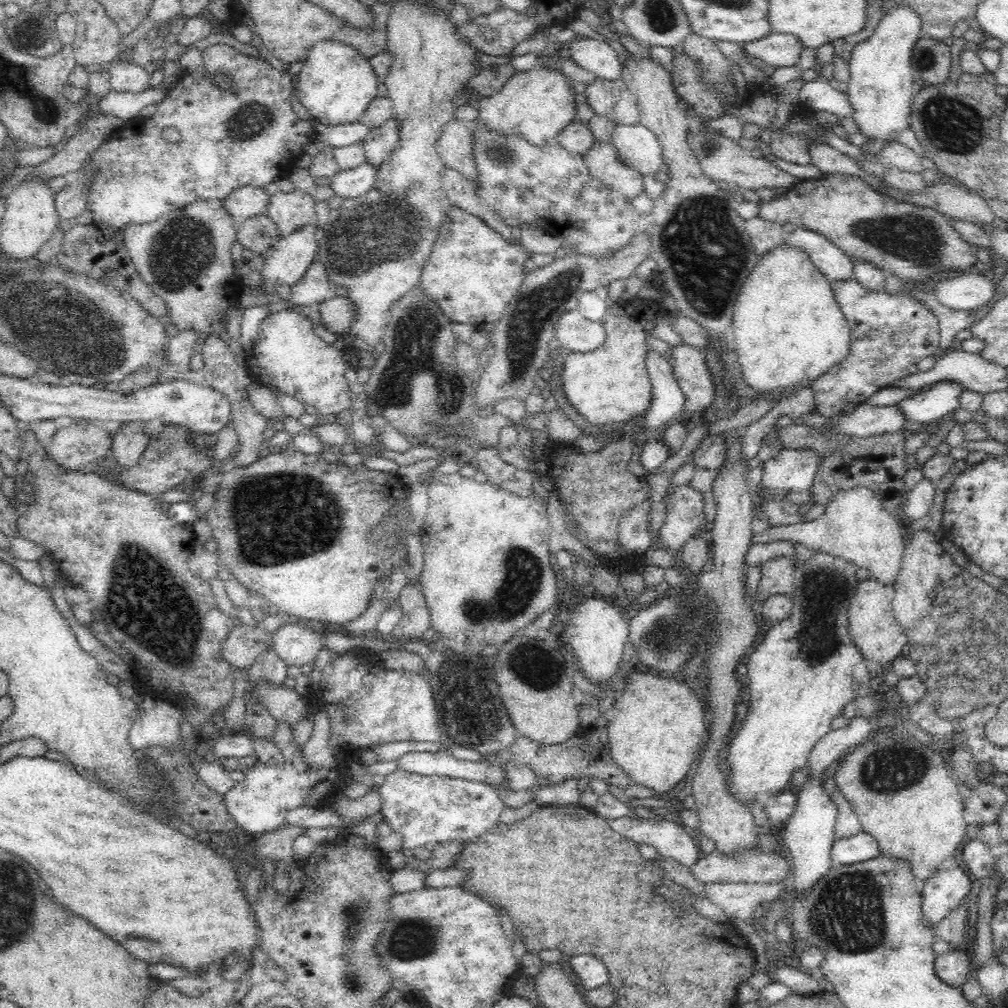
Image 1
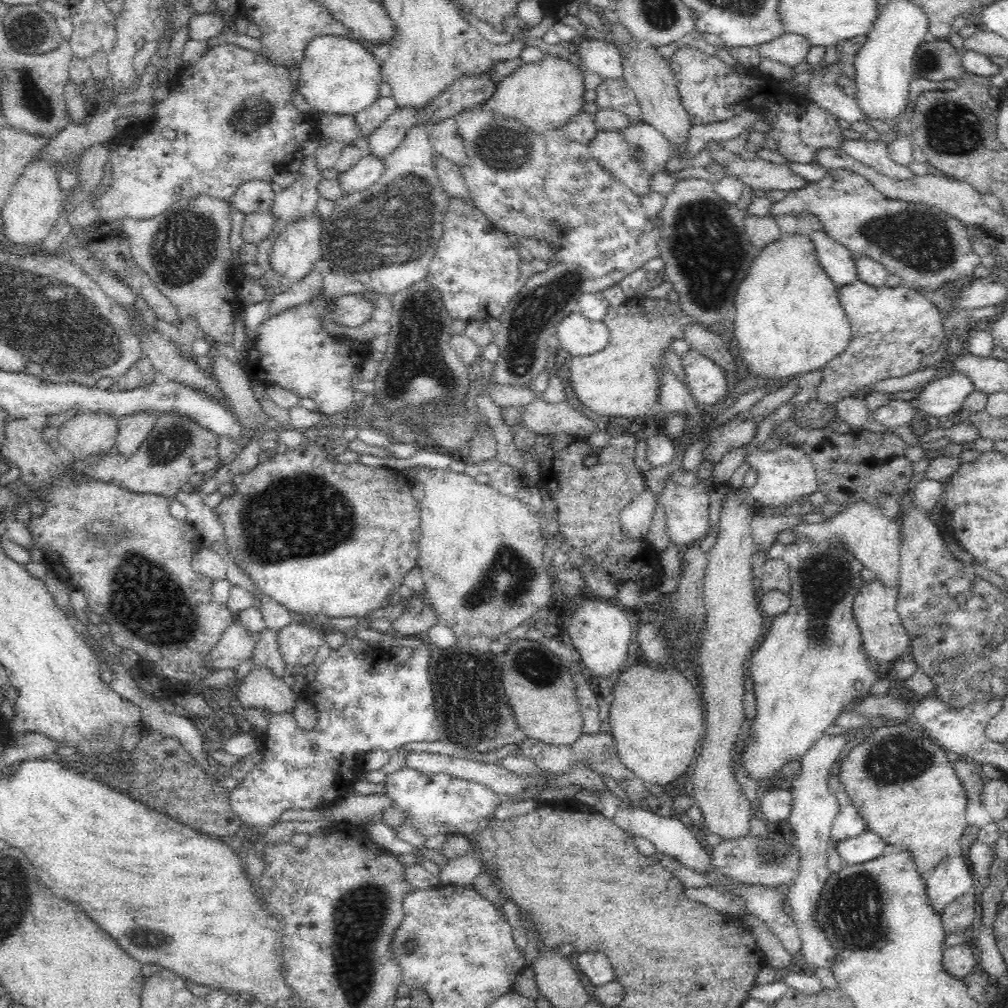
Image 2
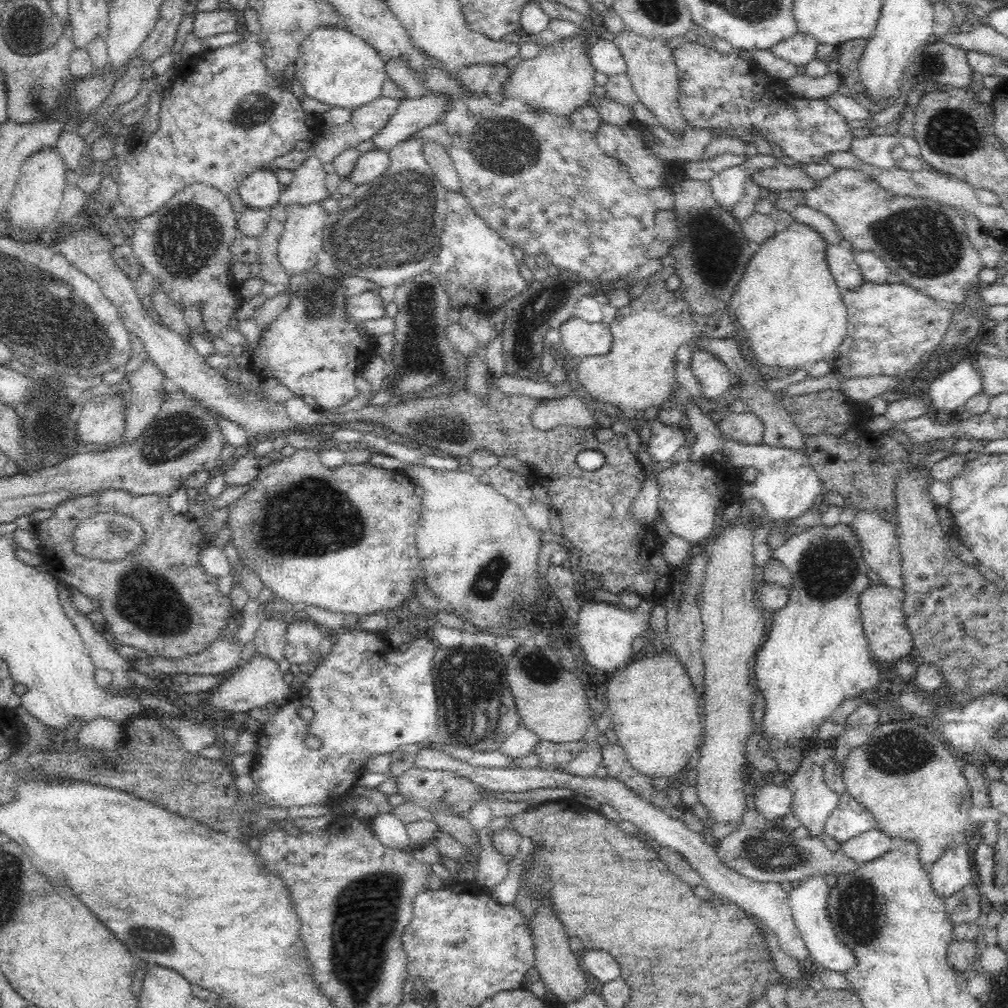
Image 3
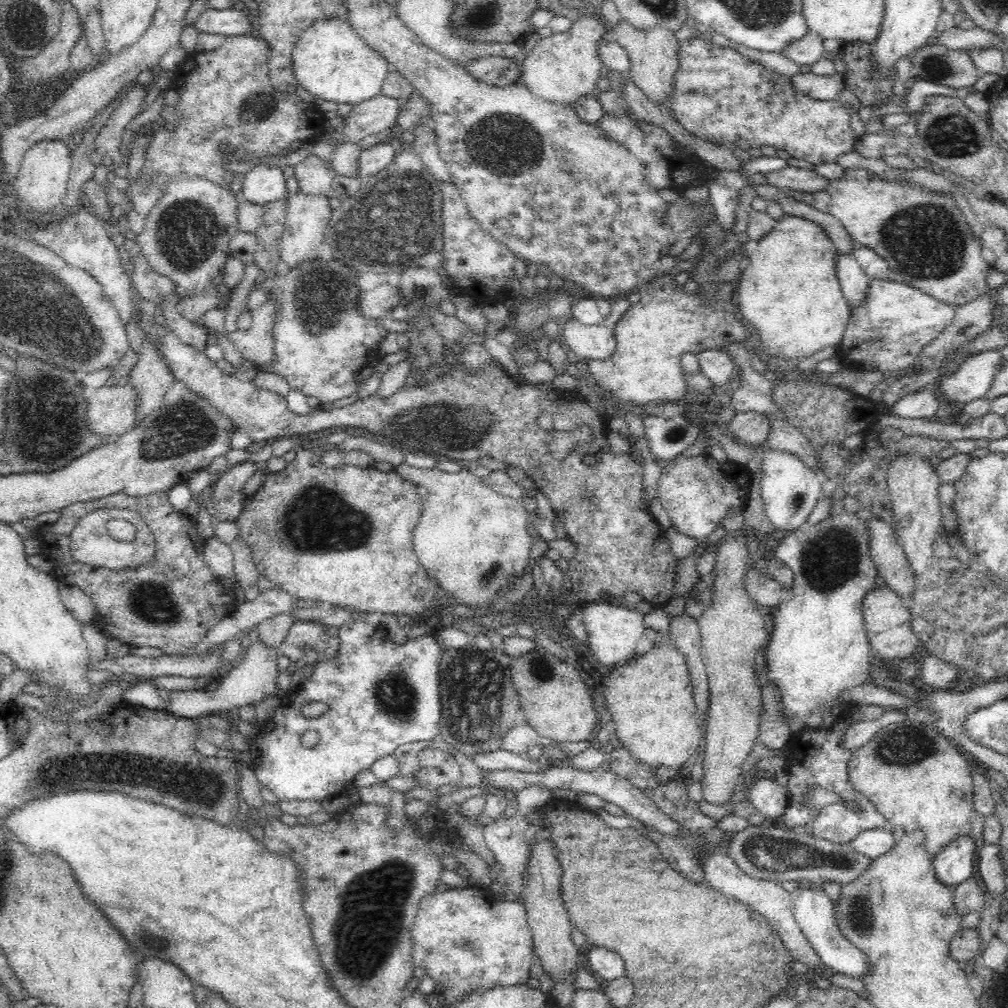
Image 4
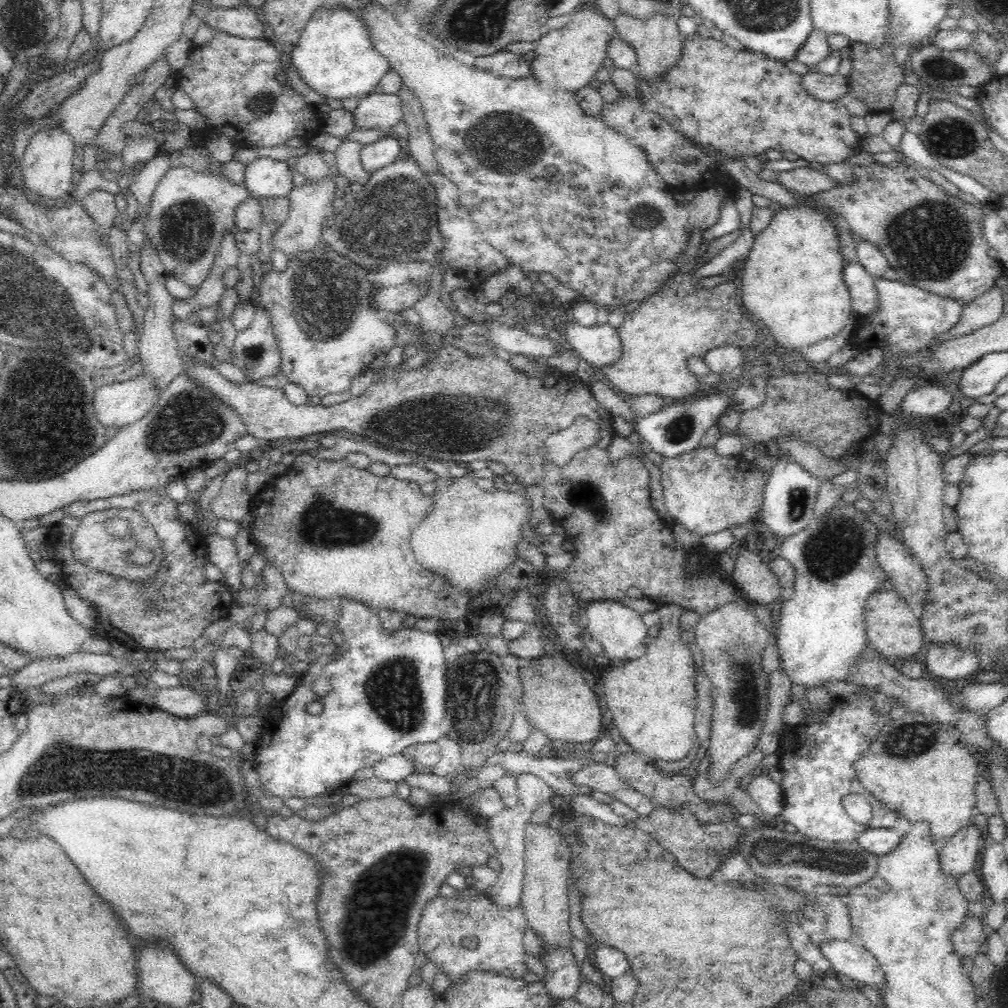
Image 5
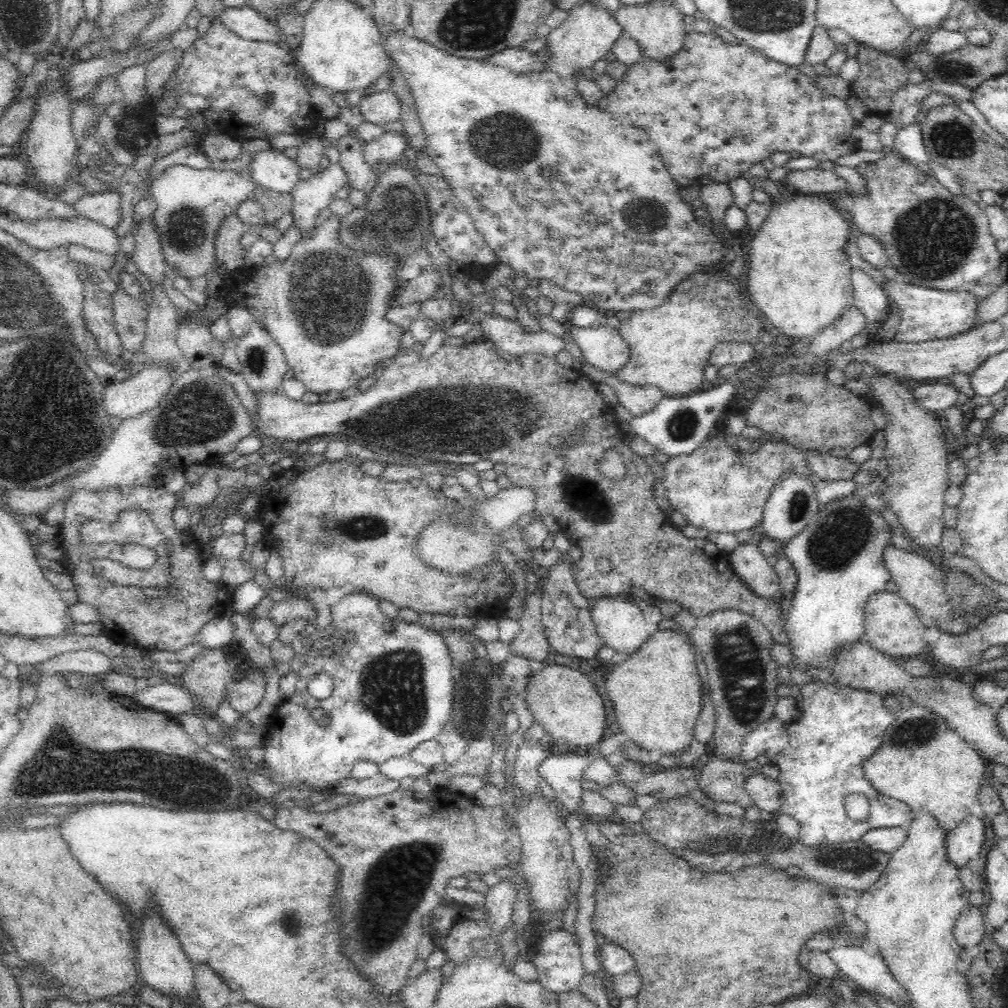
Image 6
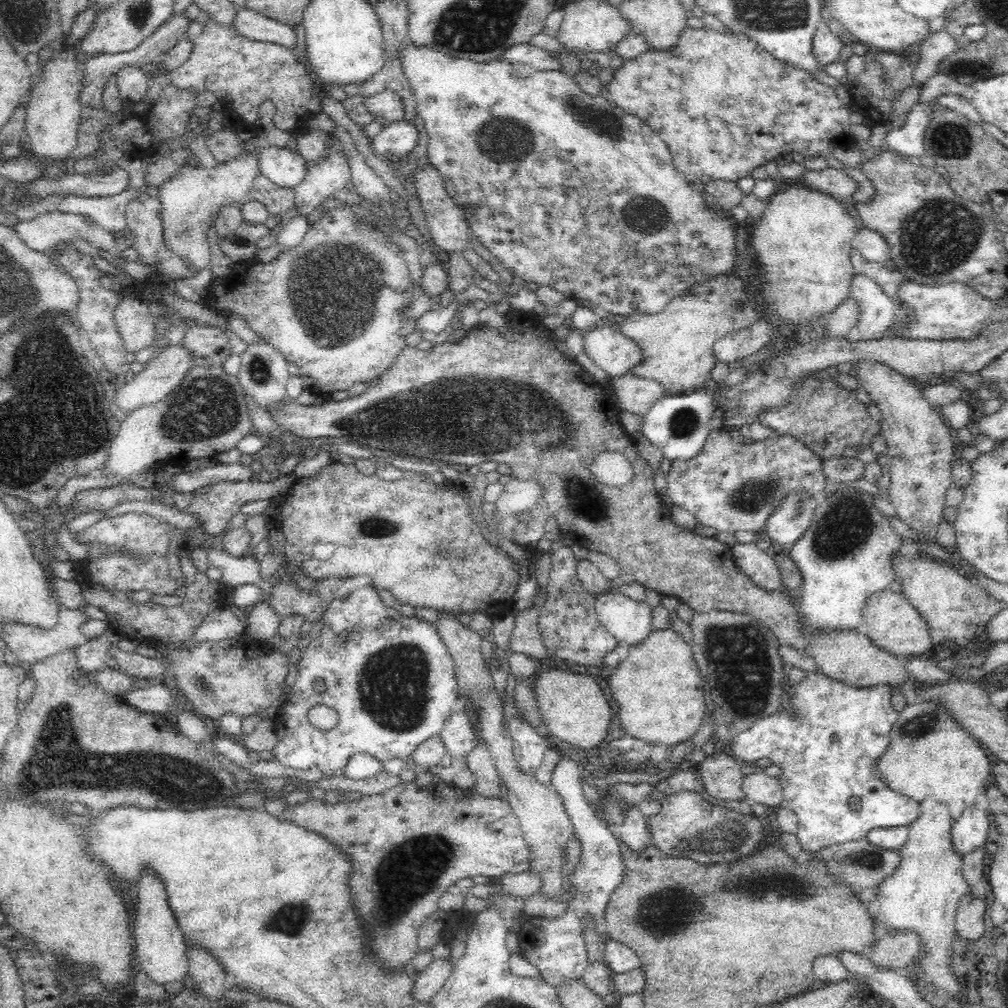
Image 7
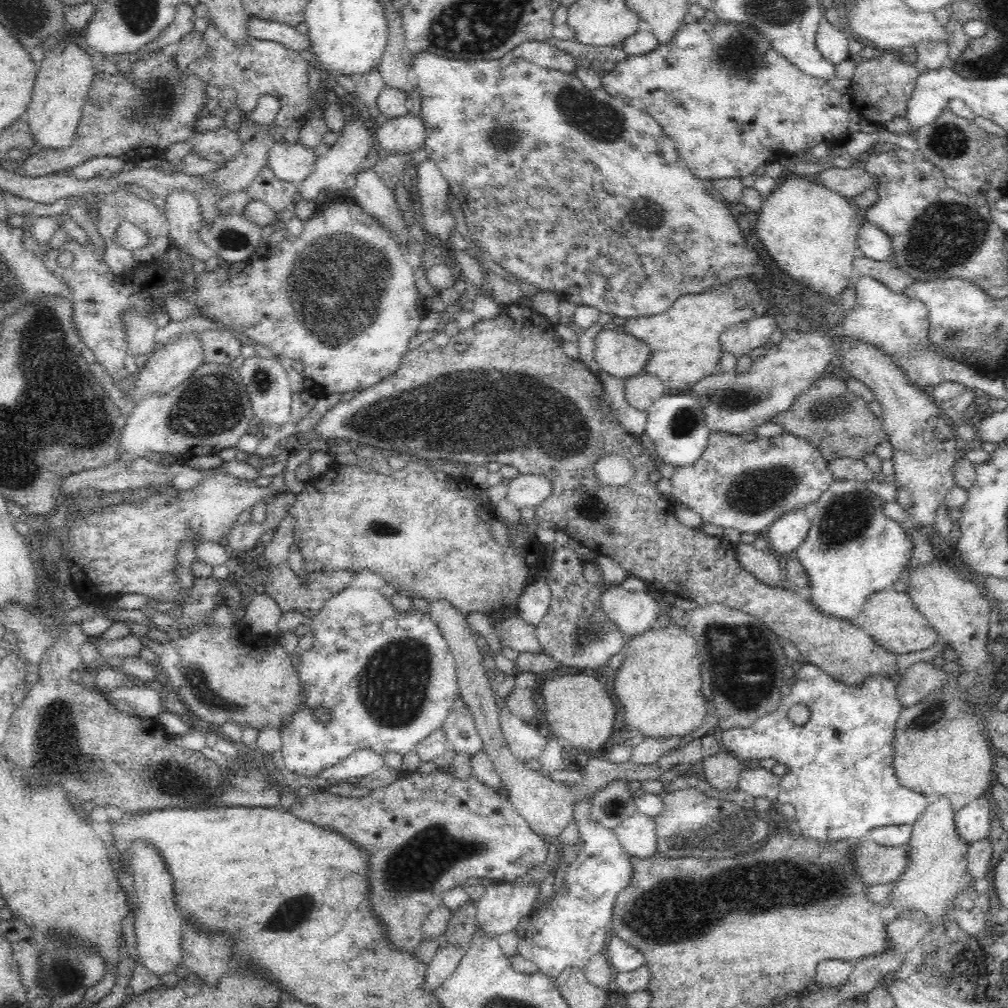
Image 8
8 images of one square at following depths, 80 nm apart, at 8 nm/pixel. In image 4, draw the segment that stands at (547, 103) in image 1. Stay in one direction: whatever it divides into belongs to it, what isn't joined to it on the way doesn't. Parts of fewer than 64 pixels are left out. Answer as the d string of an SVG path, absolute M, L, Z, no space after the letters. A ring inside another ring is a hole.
M593 10L582 11L581 17L572 28L563 33L552 33L548 38L534 39L532 54L520 63L520 76L516 85L524 85L530 93L554 103L573 106L584 95L590 95L597 87L602 68L597 54L597 45L609 28Z

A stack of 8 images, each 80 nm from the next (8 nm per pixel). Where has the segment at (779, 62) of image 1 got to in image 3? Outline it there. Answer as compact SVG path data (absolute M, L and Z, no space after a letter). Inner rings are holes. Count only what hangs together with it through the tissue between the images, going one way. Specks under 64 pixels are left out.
M796 32L767 51L797 67L808 64L815 58L817 46L810 35Z

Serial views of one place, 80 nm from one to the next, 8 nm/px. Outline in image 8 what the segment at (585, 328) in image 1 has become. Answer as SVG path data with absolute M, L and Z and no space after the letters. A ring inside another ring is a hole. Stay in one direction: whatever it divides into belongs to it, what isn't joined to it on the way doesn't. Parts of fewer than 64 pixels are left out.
M612 326L604 327L594 336L594 359L606 374L628 378L641 373L650 357L646 343L617 332Z

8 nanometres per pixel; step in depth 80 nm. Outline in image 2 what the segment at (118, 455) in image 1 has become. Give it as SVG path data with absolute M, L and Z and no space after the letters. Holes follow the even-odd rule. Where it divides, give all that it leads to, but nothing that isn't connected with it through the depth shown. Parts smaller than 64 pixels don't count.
M152 412L152 414L134 414L134 416L119 418L118 434L112 451L122 454L125 458L134 456L155 426L154 415L155 413Z

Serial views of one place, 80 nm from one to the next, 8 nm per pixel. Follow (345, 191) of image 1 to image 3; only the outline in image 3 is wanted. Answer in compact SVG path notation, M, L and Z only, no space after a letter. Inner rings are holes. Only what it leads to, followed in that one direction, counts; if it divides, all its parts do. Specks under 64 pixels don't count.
M374 149L360 155L354 170L348 174L347 179L356 187L364 186L381 177L390 164L389 152Z

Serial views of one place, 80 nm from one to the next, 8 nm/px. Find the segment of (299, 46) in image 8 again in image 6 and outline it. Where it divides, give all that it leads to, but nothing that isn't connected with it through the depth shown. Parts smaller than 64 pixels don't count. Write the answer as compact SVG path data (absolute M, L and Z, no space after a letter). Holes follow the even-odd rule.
M247 4L241 7L225 7L213 20L234 31L240 38L281 44L285 37L271 19L263 17Z

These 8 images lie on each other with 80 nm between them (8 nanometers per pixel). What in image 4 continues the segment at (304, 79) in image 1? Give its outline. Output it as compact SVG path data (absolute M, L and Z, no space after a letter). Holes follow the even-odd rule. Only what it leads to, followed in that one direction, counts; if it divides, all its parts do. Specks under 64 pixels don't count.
M346 18L316 21L298 40L292 54L298 84L313 97L336 104L354 106L381 94L381 86L391 65L354 32Z

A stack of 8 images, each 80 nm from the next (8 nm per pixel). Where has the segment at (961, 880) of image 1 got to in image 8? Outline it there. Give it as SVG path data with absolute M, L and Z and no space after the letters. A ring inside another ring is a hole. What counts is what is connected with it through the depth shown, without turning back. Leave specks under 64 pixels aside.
M975 798L955 812L956 833L966 845L987 838L990 832L990 801Z

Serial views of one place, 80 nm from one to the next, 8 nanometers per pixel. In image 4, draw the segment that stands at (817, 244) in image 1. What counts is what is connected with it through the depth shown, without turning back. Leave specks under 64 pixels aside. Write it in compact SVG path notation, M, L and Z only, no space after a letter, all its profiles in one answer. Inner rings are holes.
M836 252L836 278L841 291L851 306L864 302L870 279L850 252Z

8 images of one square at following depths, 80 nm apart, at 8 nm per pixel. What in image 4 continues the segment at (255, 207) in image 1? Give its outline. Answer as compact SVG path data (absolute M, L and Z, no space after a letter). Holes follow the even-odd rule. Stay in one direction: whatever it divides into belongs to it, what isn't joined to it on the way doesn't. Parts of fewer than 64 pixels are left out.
M259 165L243 175L241 201L264 206L266 203L284 199L285 179L279 167Z

